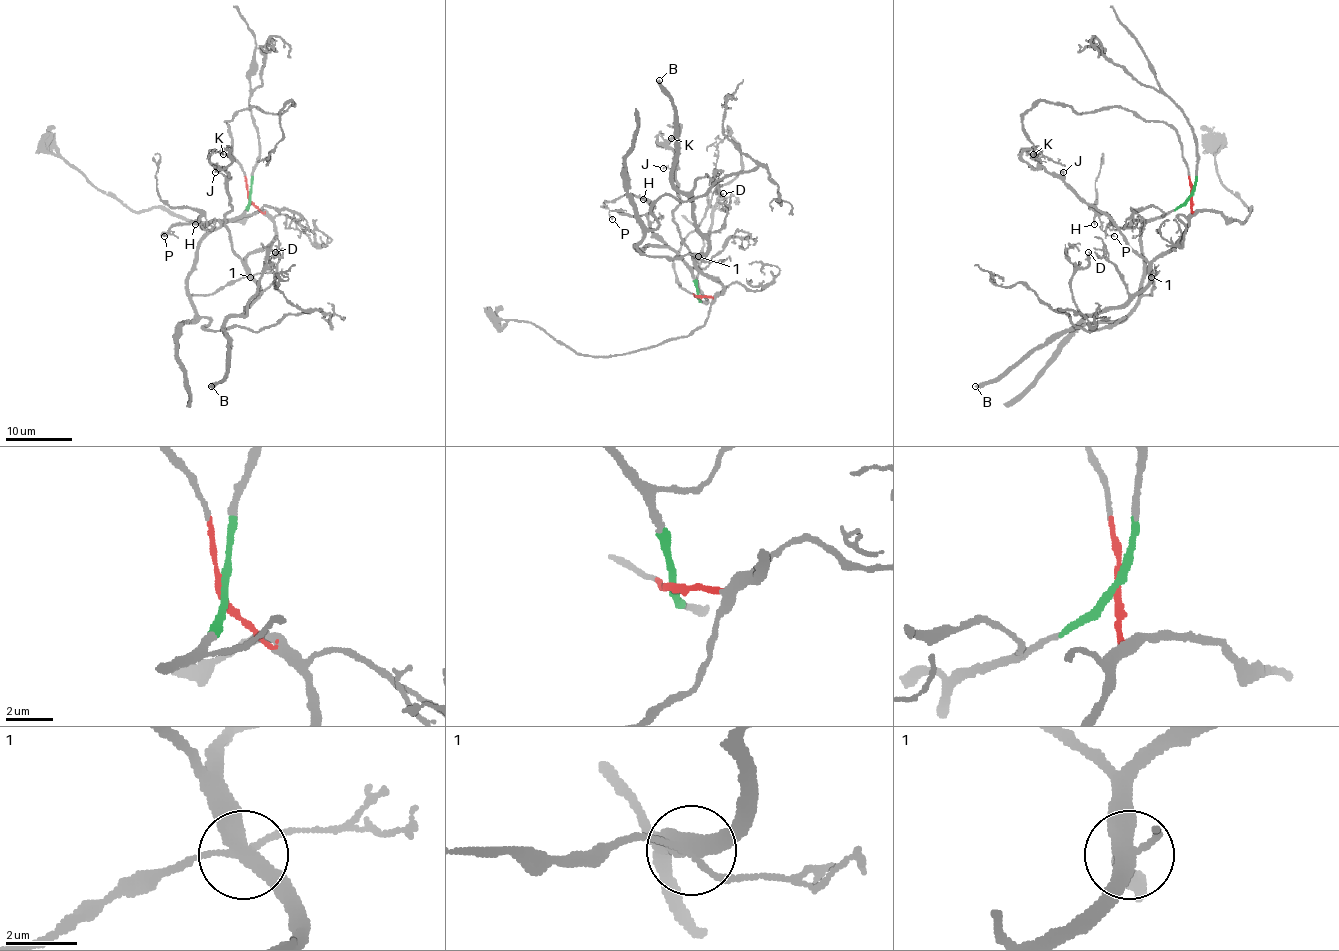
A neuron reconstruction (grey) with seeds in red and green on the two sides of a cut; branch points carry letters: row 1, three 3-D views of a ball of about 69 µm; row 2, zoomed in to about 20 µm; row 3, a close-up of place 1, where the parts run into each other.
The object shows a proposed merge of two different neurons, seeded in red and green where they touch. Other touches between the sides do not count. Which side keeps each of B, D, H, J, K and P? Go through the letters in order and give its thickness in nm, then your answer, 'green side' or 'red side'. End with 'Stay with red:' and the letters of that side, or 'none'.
B: calibre 400 nm; red side
D: calibre 130 nm; red side
H: calibre 120 nm; green side
J: calibre 170 nm; red side
K: calibre 170 nm; red side
P: calibre 130 nm; green side
Stay with red: B, D, J, K

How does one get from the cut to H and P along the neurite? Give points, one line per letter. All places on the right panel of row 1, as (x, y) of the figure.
H: (1191, 196), (1160, 216), (1121, 226), (1108, 215), (1098, 215), (1095, 225)
P: (1191, 196), (1160, 216), (1131, 221), (1126, 226), (1116, 226), (1110, 221), (1106, 231), (1115, 236)

